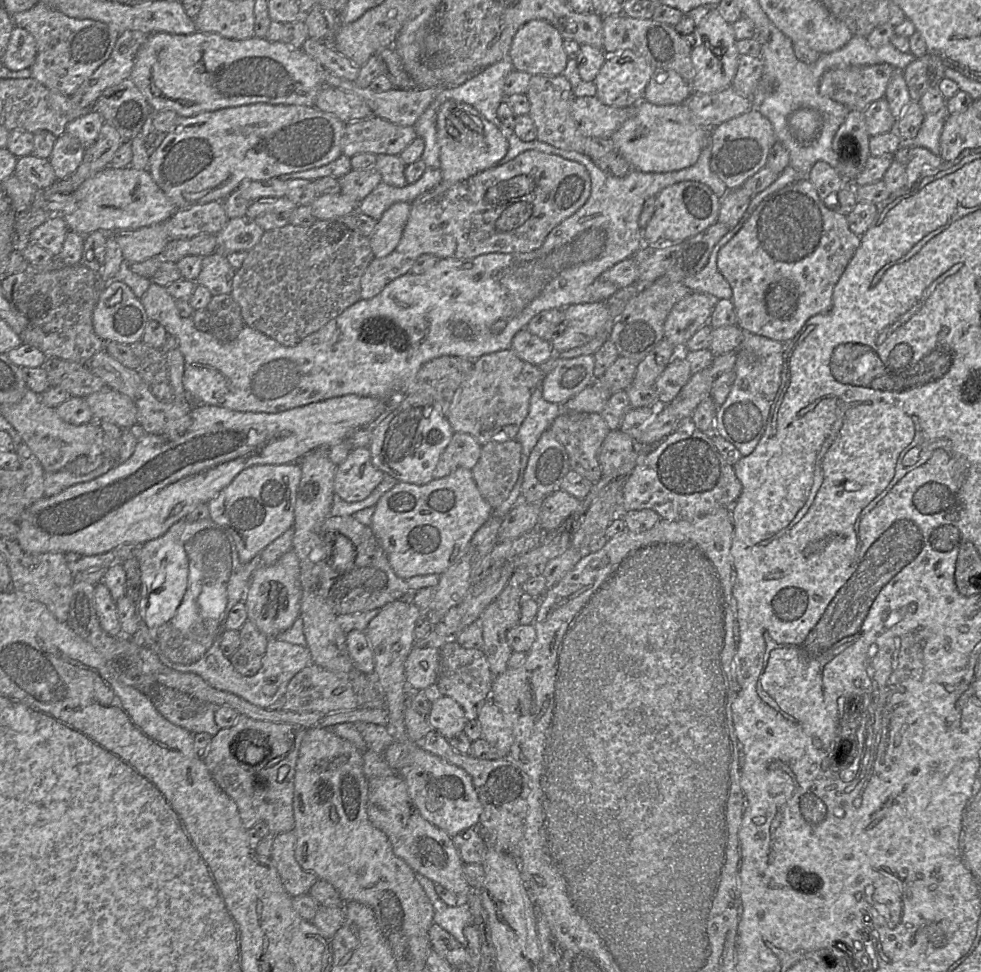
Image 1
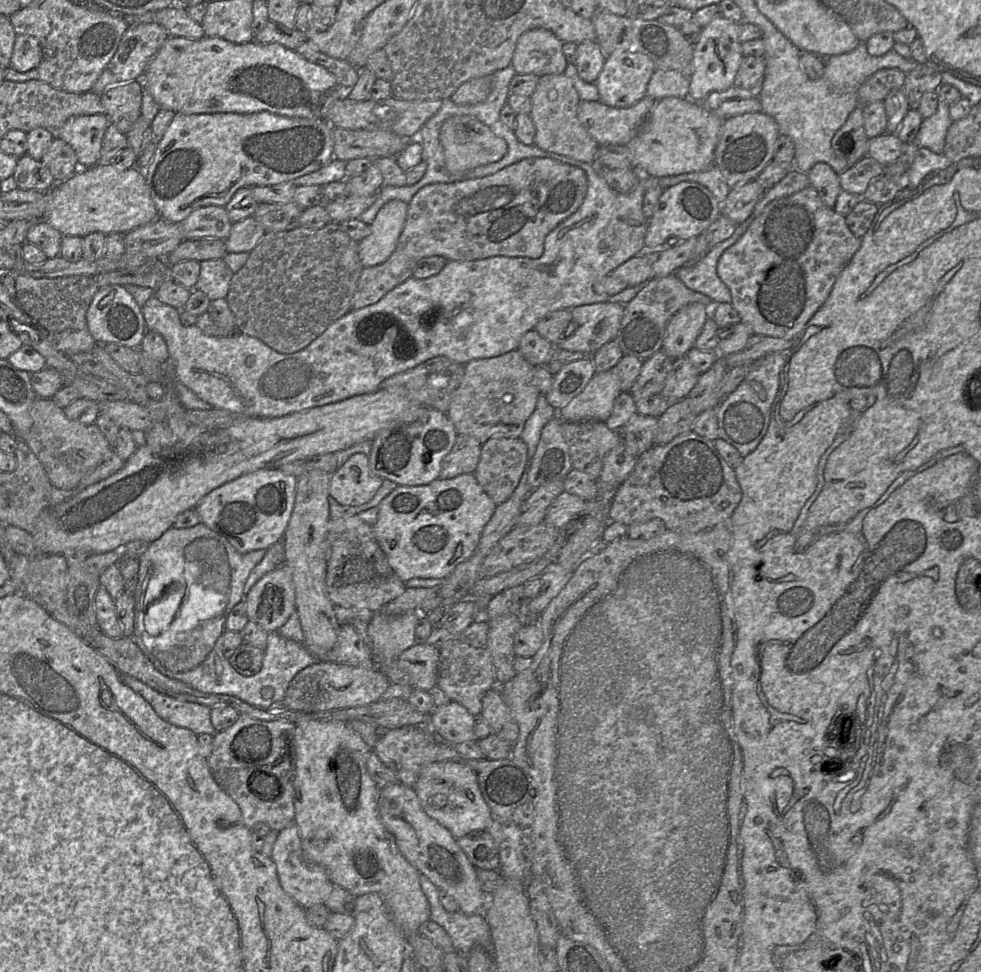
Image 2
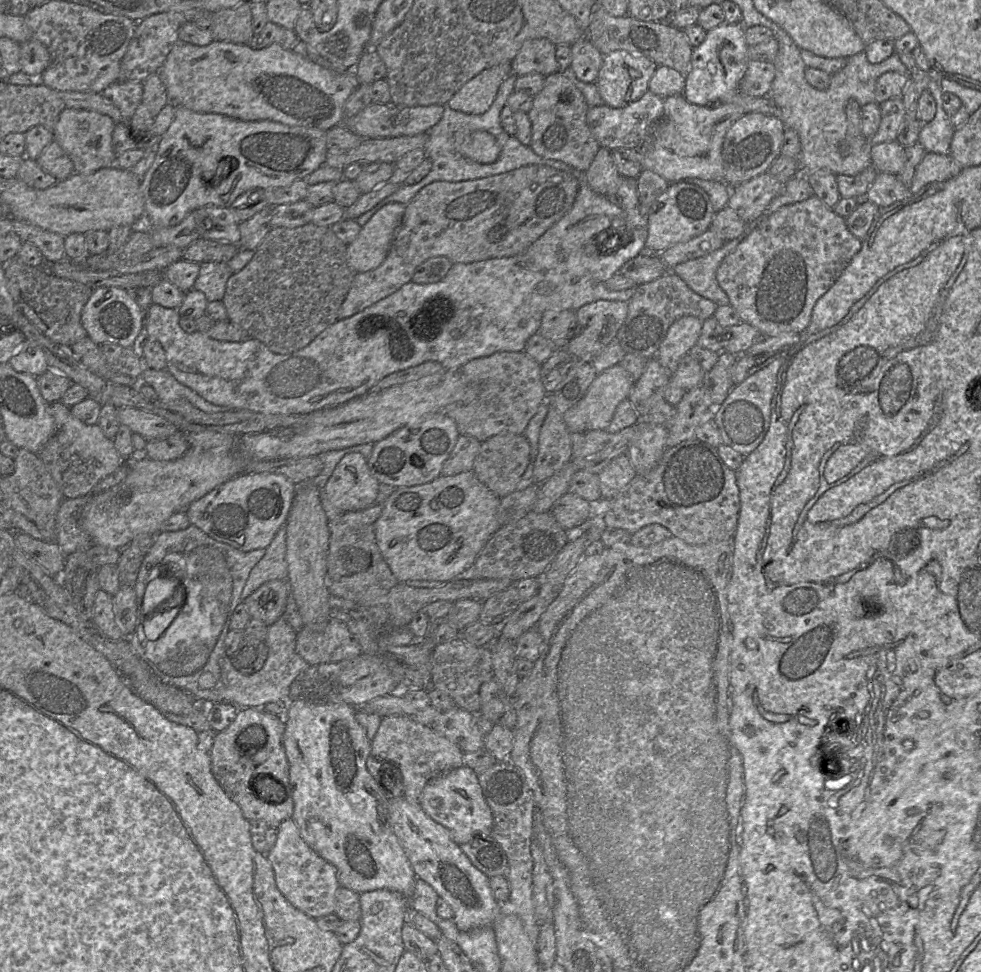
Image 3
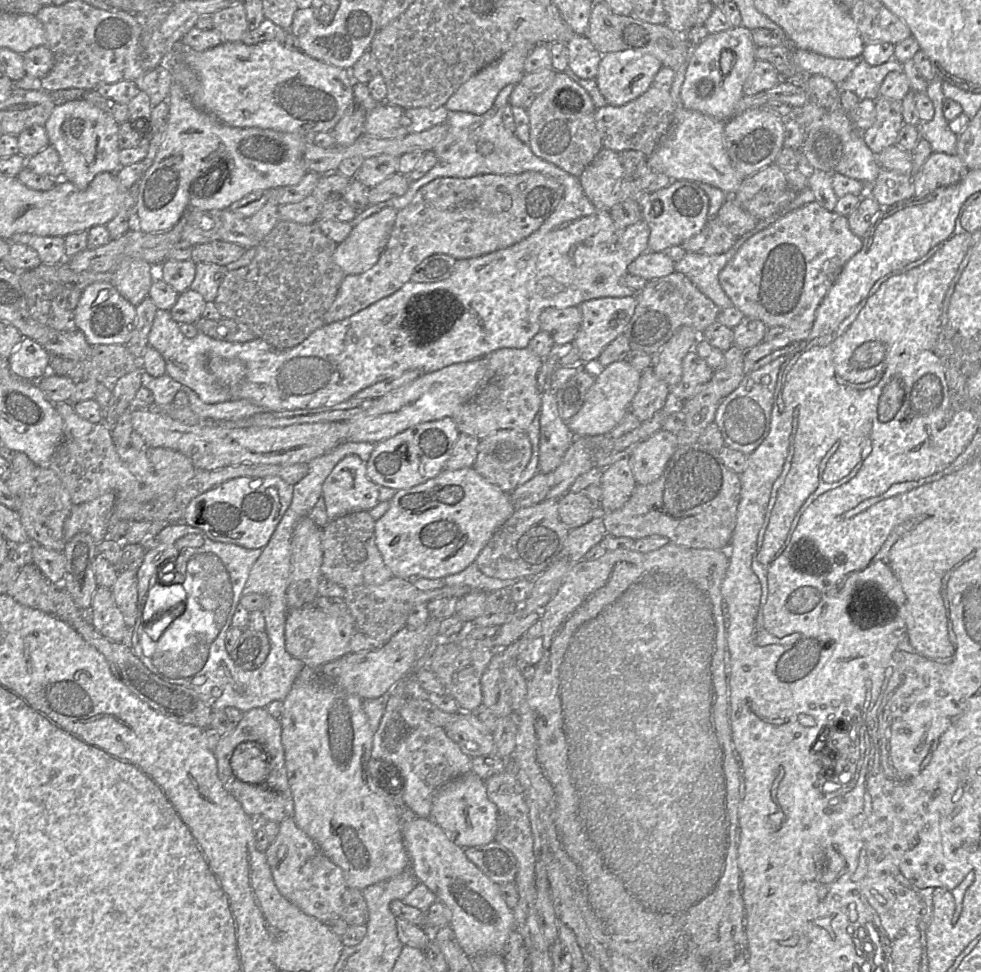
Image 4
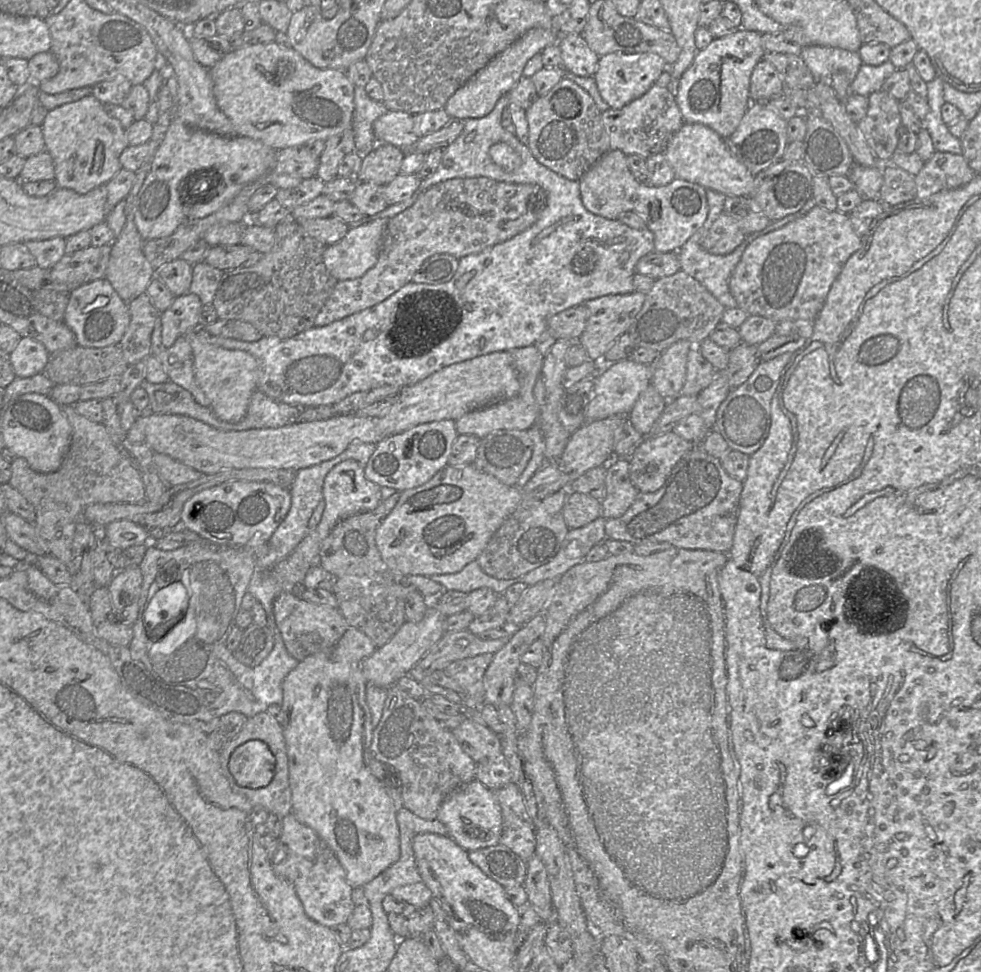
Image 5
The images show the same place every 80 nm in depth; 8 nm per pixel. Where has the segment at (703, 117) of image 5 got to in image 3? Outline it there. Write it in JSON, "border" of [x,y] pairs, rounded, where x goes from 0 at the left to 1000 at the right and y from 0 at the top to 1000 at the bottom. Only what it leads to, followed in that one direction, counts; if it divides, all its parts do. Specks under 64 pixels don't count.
{"border":[[[740,23],[721,32],[719,41],[706,50],[705,70],[699,79],[696,94],[698,102],[715,109],[739,106],[741,101],[753,93],[753,85],[760,75],[765,63],[762,48],[757,24]]]}

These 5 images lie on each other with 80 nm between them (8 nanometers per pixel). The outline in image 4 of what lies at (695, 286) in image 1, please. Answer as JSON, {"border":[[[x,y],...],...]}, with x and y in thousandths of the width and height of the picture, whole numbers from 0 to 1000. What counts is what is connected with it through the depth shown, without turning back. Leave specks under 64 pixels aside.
{"border":[[[762,238],[752,244],[748,252],[736,261],[712,261],[695,259],[688,265],[688,280],[697,282],[719,305],[733,317],[747,314],[733,291],[733,282],[739,273],[748,264],[756,251],[771,240]]]}

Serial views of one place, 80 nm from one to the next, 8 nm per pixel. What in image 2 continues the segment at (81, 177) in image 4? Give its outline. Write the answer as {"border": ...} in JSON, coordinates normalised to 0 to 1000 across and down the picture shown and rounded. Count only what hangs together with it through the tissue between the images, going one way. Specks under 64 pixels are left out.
{"border":[[[107,117],[71,120],[62,132],[61,140],[76,155],[83,174],[97,171],[102,163],[104,144],[112,129]]]}

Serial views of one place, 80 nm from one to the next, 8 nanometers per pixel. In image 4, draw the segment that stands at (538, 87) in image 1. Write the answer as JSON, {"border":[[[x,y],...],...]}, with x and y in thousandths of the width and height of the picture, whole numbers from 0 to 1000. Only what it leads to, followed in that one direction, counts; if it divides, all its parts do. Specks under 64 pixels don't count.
{"border":[[[567,74],[559,92],[546,99],[536,113],[539,121],[539,151],[549,163],[590,182],[615,152],[608,132],[608,110],[595,91],[576,74]]]}

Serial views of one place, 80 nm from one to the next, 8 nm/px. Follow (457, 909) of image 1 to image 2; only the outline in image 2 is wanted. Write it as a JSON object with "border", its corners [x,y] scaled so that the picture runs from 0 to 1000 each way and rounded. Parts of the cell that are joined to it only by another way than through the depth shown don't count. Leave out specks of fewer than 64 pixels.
{"border":[[[429,898],[427,907],[438,931],[438,947],[456,959],[465,978],[476,984],[483,973],[491,973],[502,979],[501,956],[494,940],[456,938],[448,926],[448,915]]]}

